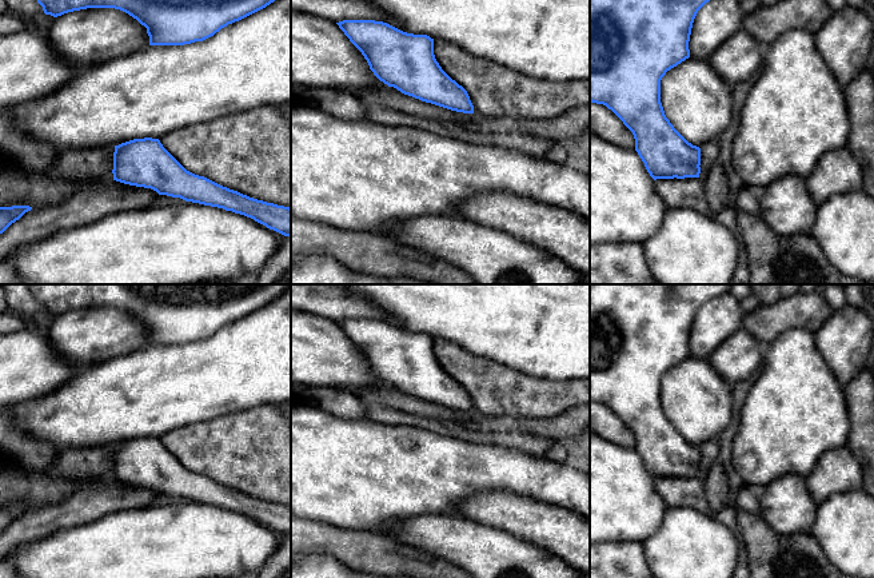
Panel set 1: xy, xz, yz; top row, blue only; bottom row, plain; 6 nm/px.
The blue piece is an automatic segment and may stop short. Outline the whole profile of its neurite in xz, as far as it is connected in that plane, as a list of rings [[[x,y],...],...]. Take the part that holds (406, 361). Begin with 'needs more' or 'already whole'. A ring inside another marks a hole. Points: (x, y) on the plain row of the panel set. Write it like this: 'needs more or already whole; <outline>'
already whole; [[[375,319],[336,323],[362,351],[374,374],[388,386],[451,410],[474,412],[467,390],[436,360],[430,335],[407,332]]]

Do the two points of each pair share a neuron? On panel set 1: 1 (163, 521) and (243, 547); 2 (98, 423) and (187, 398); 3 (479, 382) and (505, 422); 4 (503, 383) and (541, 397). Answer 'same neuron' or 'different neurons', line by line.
1: same neuron
2: same neuron
3: different neurons
4: same neuron

